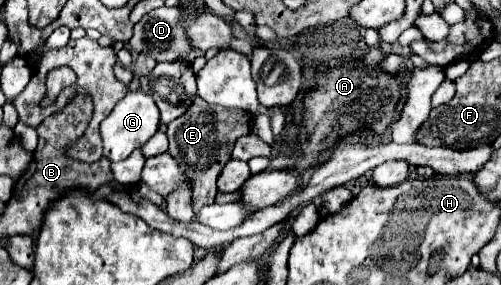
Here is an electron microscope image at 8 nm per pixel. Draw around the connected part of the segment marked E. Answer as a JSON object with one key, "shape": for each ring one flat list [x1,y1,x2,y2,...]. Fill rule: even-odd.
{"shape":[[196,98,194,104,184,112,178,120,168,124,168,152,182,164,182,170,190,174,192,182,192,208,194,214,198,214,198,208,214,204,214,196,218,194,216,180,222,172,222,168,232,158,232,146,236,138,250,132,252,114,238,112,234,108,218,108,212,104,206,104,202,98],[212,150,212,158,208,158,208,152]]}

